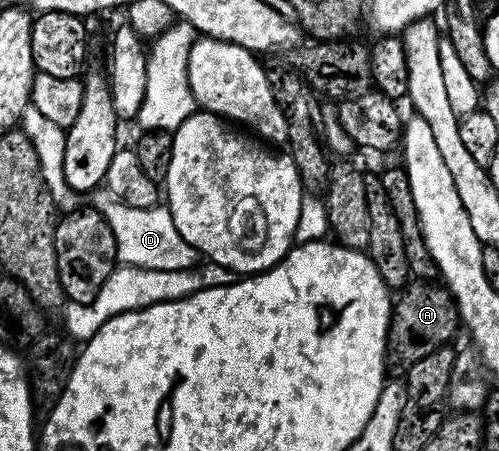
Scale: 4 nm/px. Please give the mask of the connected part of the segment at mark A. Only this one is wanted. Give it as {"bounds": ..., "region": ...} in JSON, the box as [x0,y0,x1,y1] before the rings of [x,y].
{"bounds":[386,279,460,374],"region":[[[415,279],[401,289],[400,295],[390,313],[390,329],[386,331],[386,363],[398,374],[405,374],[420,358],[449,345],[460,321],[454,295],[441,283]]]}

